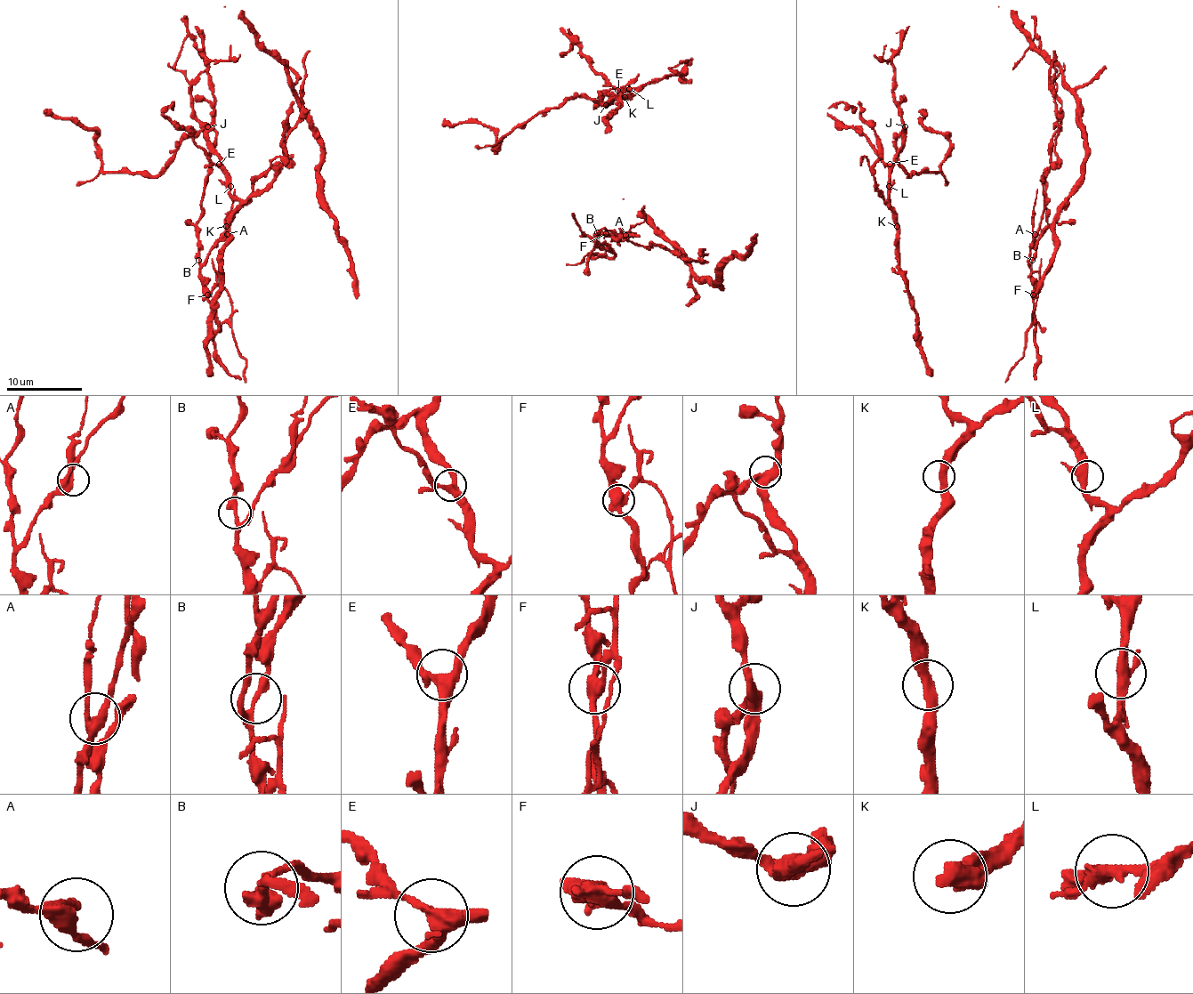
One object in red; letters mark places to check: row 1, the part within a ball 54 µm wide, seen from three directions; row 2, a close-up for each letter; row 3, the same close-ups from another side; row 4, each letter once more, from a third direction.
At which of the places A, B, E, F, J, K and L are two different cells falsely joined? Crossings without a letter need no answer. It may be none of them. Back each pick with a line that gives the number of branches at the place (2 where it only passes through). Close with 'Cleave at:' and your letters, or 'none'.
F: Branches: 3
Cleave at: F

